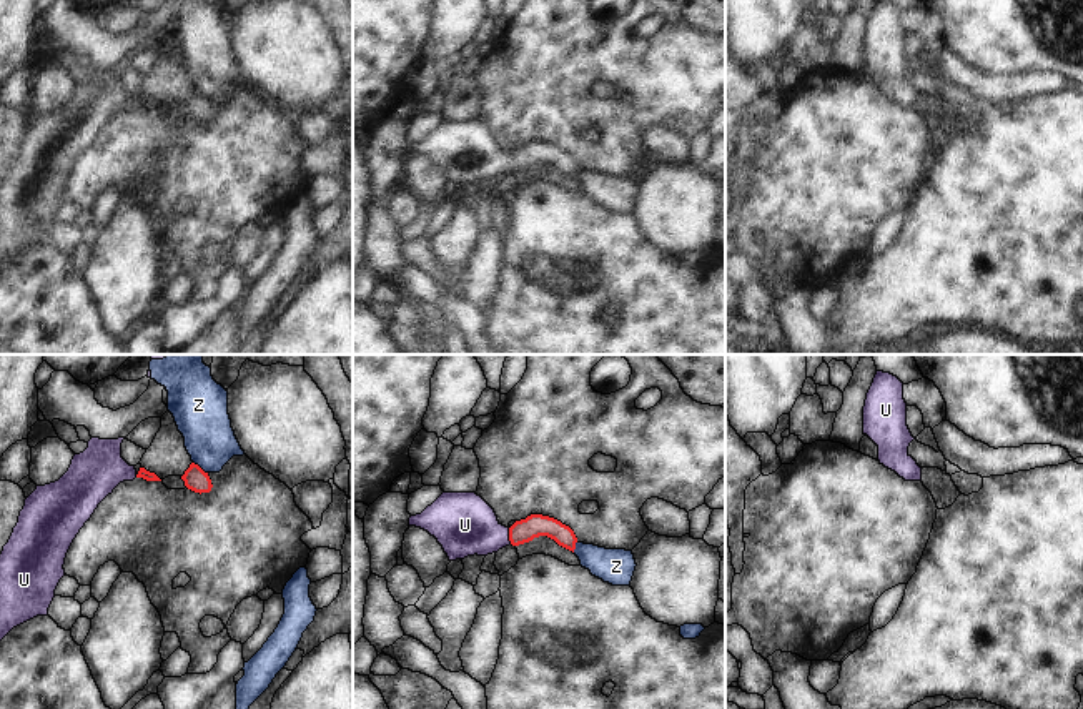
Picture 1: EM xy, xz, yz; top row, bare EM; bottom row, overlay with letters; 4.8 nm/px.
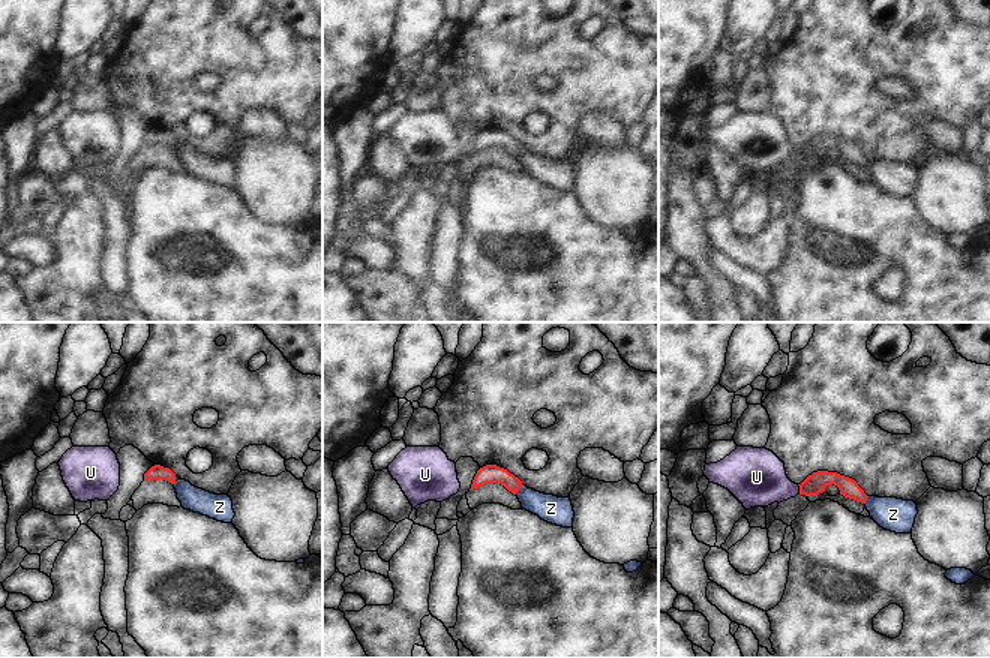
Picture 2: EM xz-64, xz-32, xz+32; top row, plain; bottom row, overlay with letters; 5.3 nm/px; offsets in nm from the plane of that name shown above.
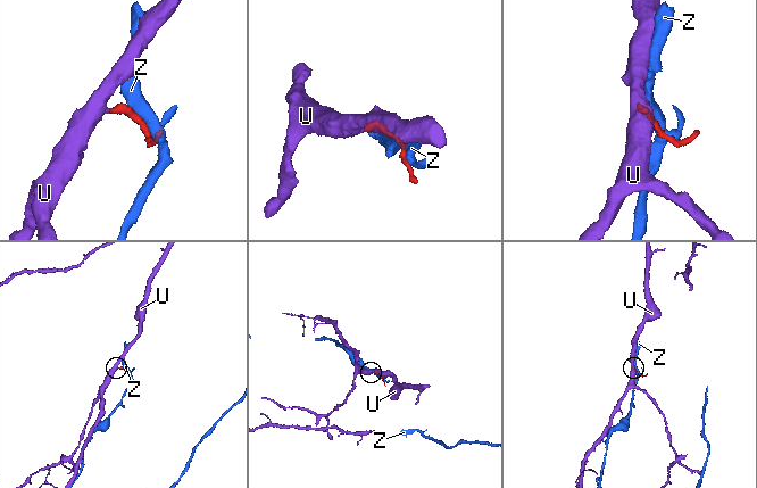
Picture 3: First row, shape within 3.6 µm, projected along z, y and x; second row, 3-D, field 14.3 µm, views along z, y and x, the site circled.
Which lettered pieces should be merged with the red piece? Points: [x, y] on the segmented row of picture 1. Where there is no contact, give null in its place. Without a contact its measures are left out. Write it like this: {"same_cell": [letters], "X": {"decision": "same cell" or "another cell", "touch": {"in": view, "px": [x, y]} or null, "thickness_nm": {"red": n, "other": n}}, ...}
{"same_cell": ["U"], "U": {"decision": "same cell", "touch": {"in": "xz", "px": [509, 536]}, "thickness_nm": {"red": 110, "other": 300}}, "Z": {"decision": "another cell", "touch": {"in": "xy", "px": [198, 466]}, "thickness_nm": {"red": 110, "other": 260}}}

